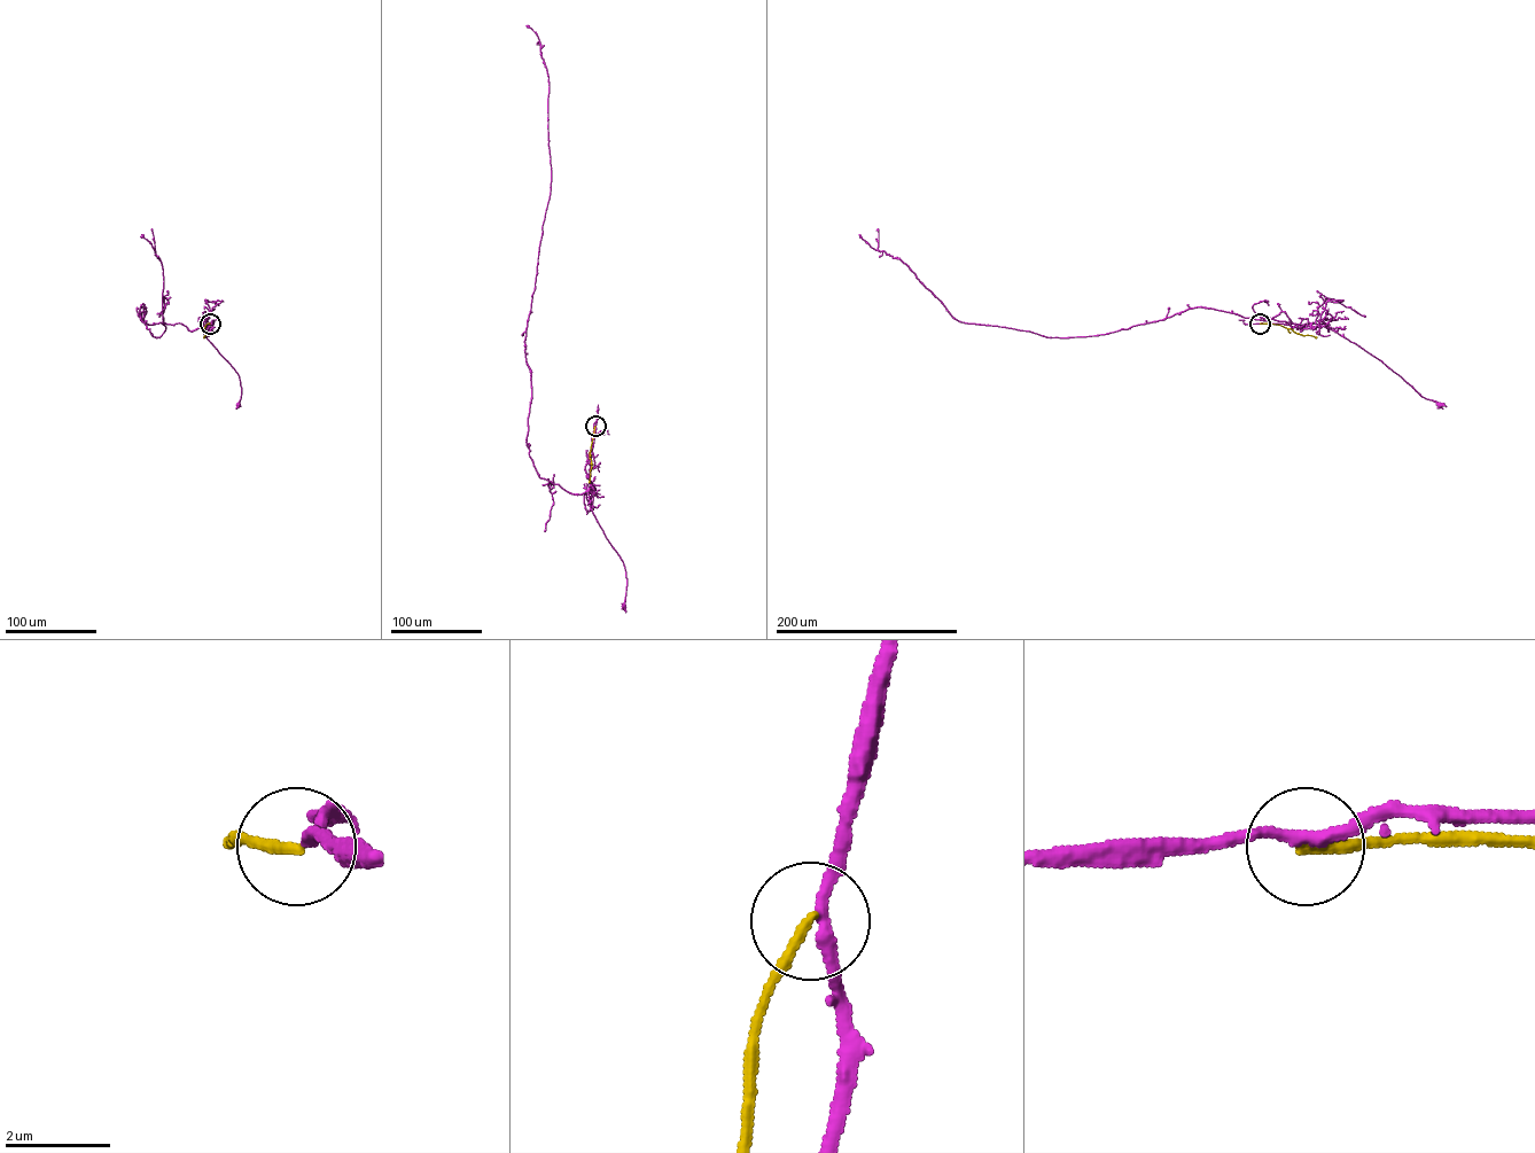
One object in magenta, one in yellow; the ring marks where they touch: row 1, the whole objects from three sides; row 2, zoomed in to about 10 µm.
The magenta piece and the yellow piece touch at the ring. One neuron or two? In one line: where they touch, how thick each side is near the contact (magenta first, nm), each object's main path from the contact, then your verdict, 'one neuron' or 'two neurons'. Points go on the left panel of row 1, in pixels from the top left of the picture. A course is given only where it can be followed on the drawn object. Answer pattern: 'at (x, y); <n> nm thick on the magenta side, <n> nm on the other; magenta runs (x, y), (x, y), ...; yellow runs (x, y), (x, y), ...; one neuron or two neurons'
at (210, 324); 220 nm thick on the magenta side, 190 nm on the other; magenta runs (210, 324), (203, 326), (204, 335), (238, 374), (241, 388), (238, 405); yellow runs (210, 324), (204, 327), (203, 337); two neurons

